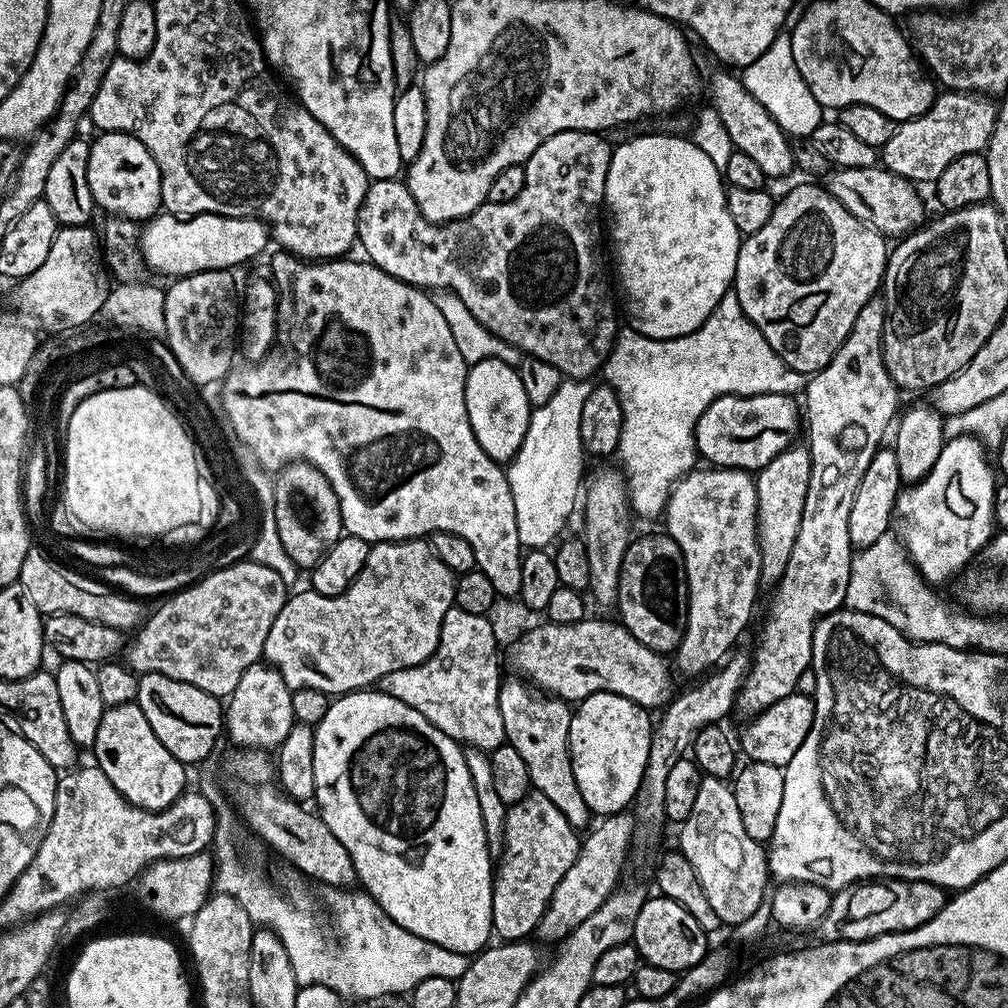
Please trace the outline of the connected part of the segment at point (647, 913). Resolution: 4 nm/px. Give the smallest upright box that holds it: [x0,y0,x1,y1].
[631,894,710,974]

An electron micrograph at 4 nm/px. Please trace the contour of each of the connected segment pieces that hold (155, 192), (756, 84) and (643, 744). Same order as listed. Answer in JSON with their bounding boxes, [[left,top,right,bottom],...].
[[86,132,162,222],[742,31,825,138],[570,694,654,818]]

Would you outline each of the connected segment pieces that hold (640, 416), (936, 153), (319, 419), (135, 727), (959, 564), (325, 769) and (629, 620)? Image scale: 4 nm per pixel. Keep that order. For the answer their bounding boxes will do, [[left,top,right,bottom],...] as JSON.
[[602,290,806,521],[878,91,998,182],[222,250,524,597],[91,702,188,812],[894,436,998,586],[314,690,494,957],[618,535,688,654]]

